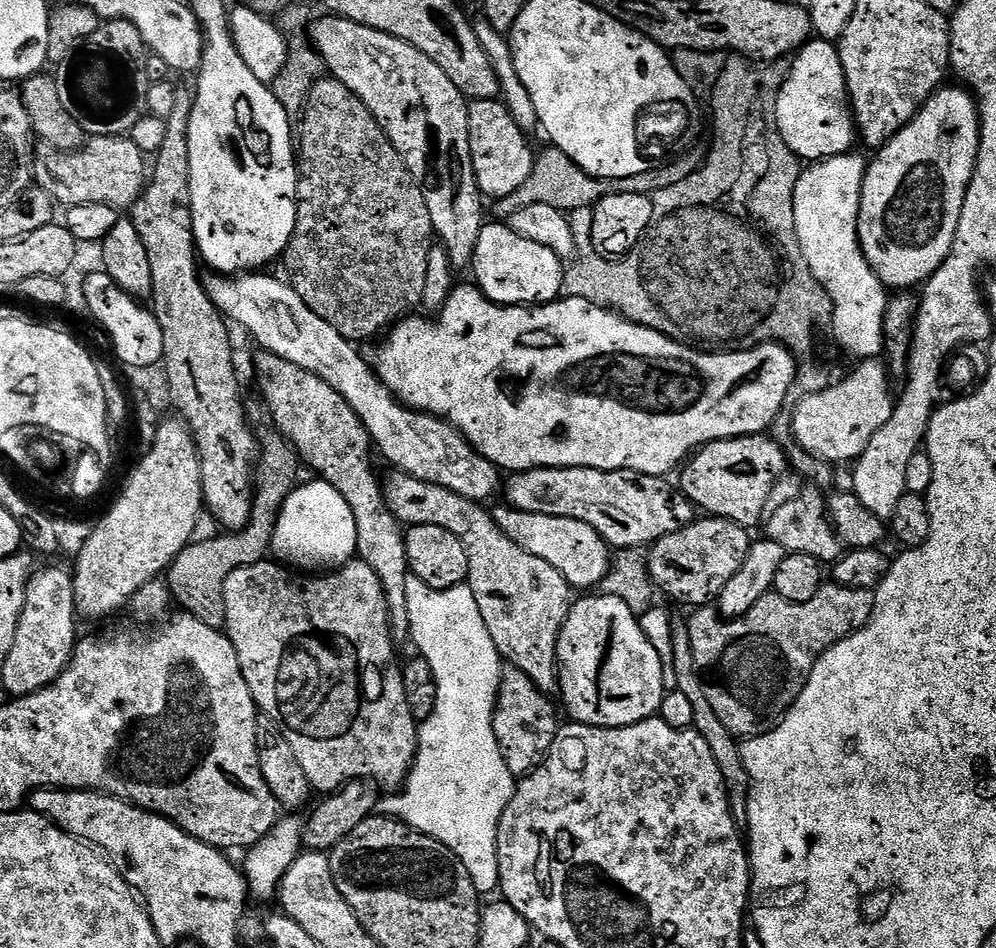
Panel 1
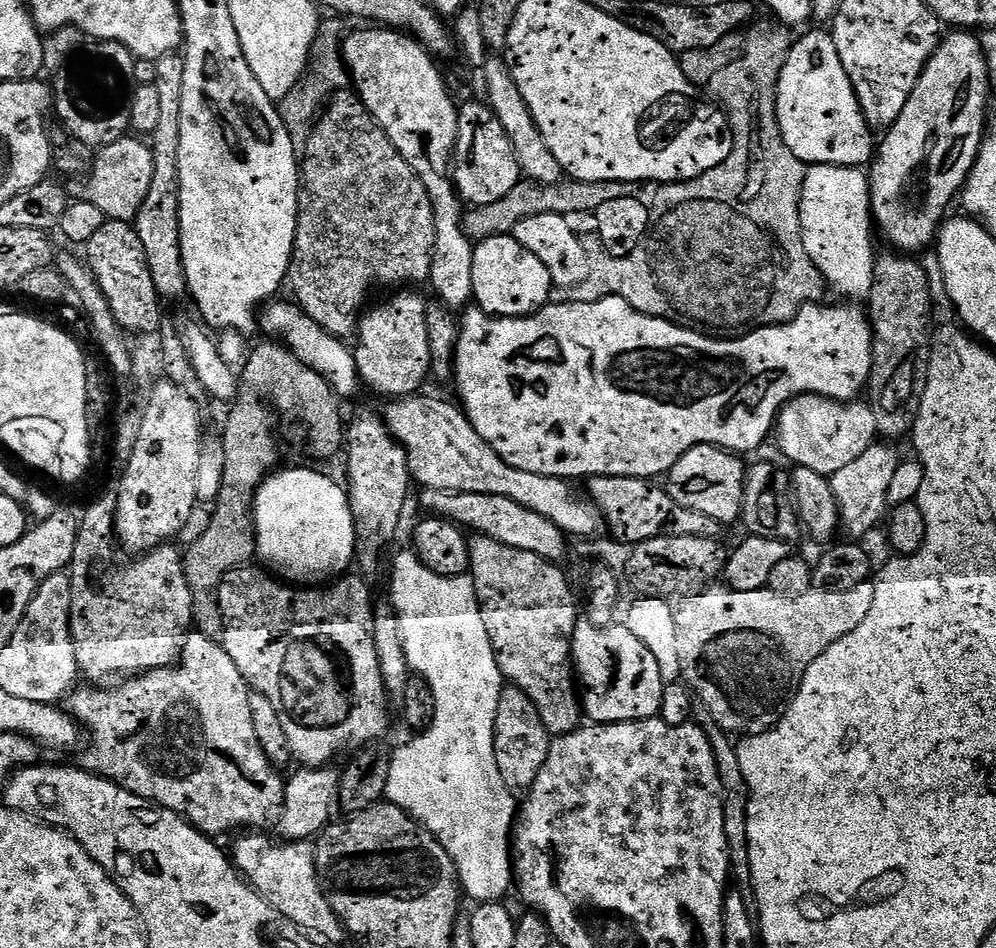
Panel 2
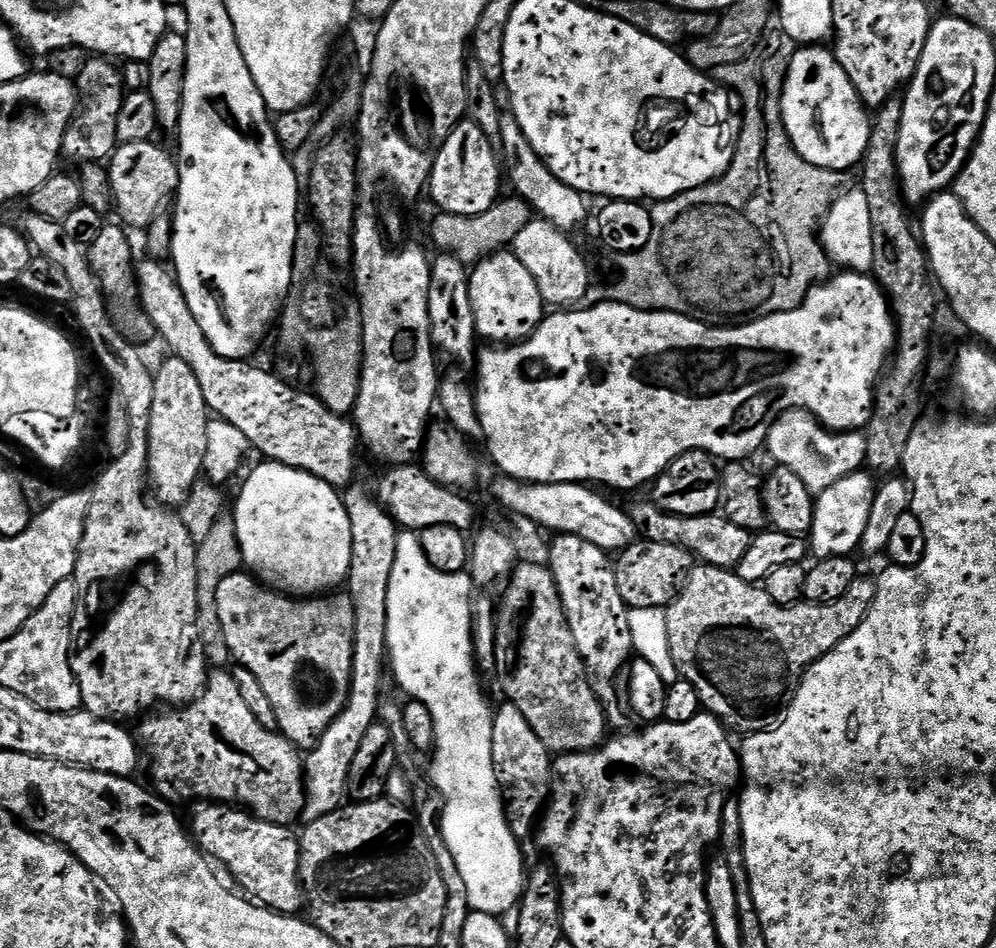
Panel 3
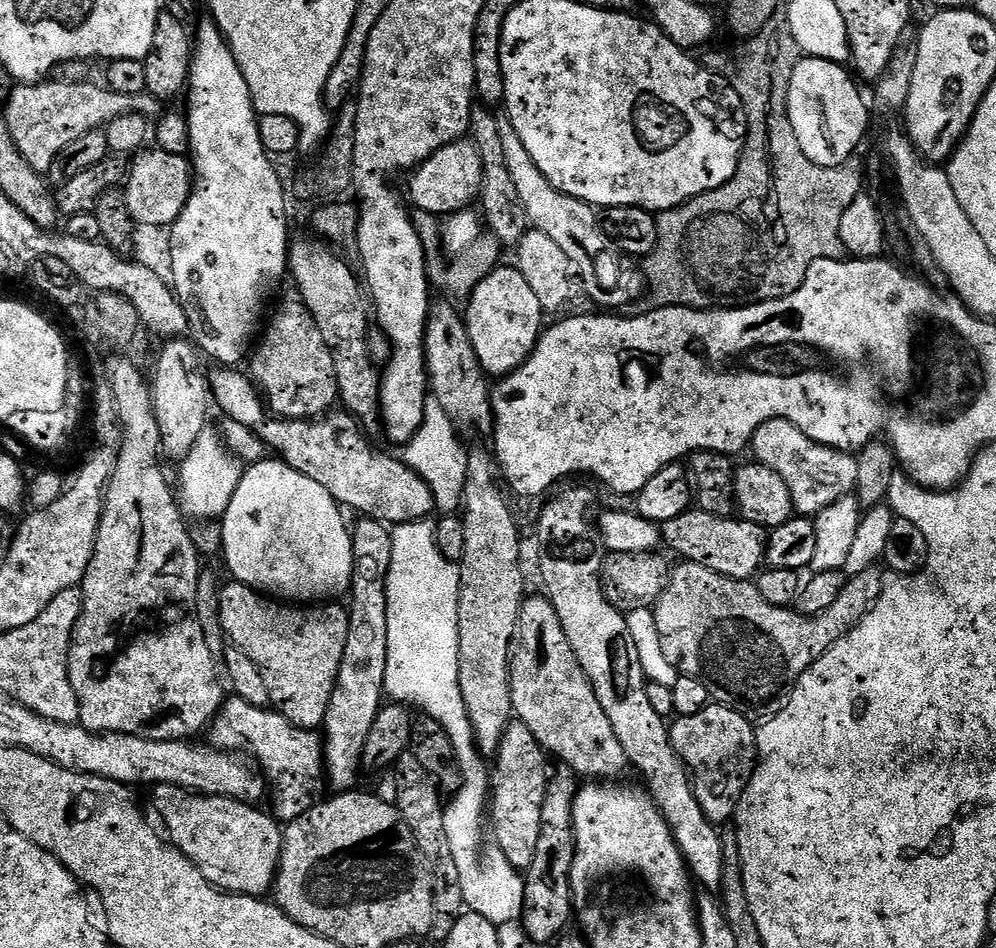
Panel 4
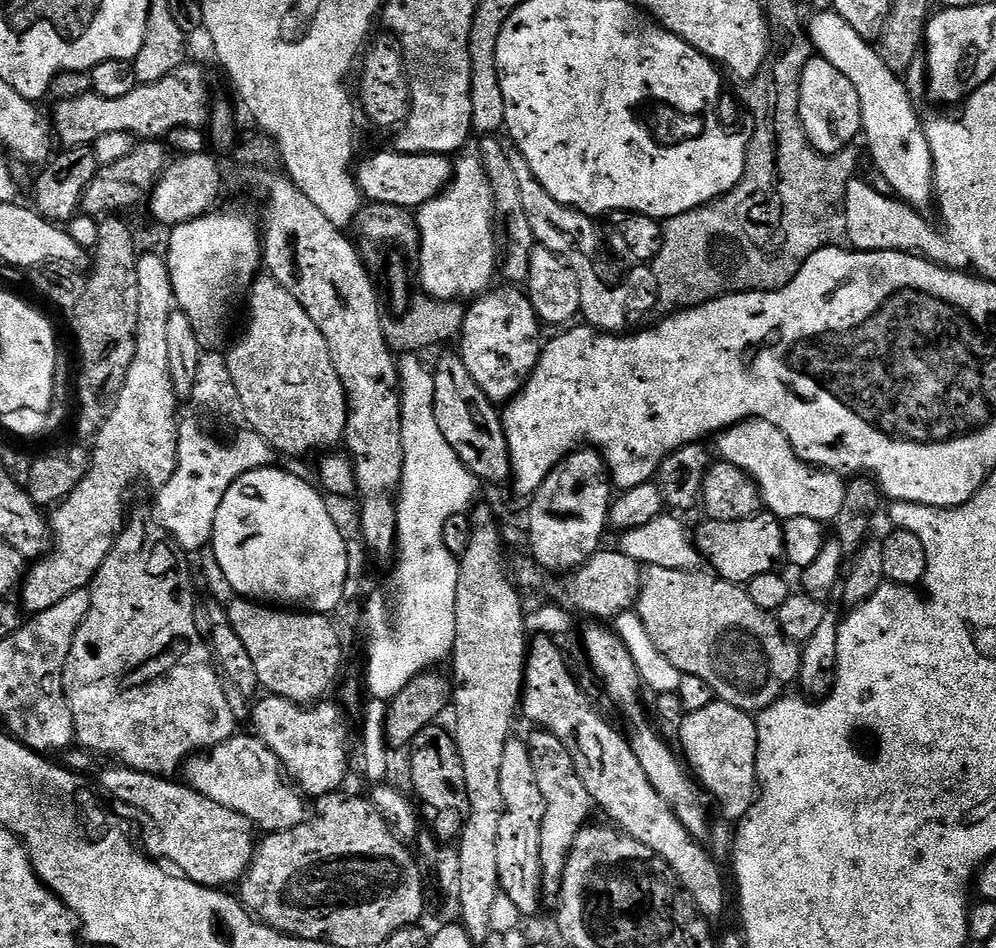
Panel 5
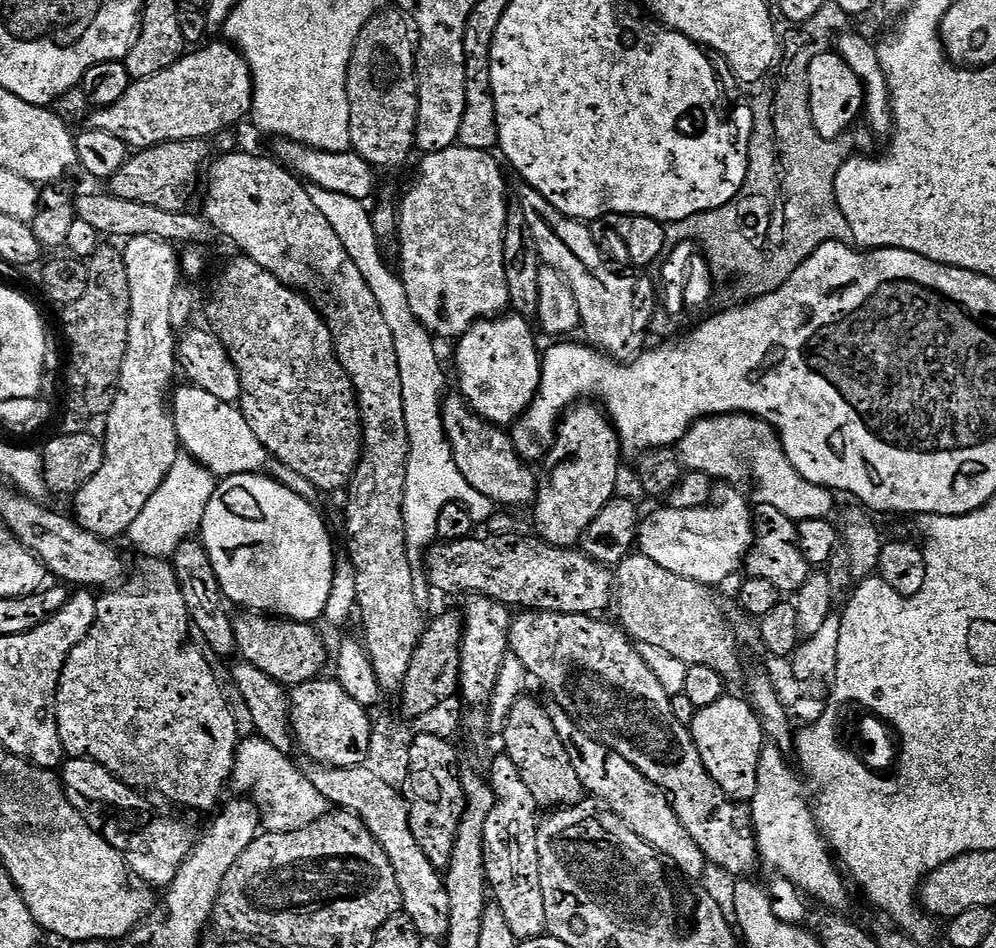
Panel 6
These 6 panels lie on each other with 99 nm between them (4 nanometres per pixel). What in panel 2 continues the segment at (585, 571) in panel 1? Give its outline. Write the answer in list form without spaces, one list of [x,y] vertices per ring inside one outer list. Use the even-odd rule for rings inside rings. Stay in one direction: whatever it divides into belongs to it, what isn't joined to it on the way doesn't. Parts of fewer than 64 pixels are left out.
[[[433,488],[423,489],[419,493],[420,504],[425,508],[425,513],[435,513],[437,517],[451,520],[473,533],[494,538],[506,546],[514,546],[514,550],[522,550],[530,554],[538,554],[542,558],[553,562],[560,559],[568,552],[569,541],[566,533],[554,522],[542,518],[540,514],[534,514],[526,510],[524,506],[518,506],[510,498],[502,498],[498,494],[466,494],[465,492],[435,492]],[[436,511],[436,512],[432,512]],[[565,540],[565,541],[564,541]]]

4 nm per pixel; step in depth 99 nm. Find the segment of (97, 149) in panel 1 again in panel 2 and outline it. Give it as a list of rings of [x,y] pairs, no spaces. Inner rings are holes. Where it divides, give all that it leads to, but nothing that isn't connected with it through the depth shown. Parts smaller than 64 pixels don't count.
[[[125,138],[114,142],[110,146],[99,149],[95,153],[92,170],[87,177],[81,179],[73,188],[70,188],[71,195],[76,200],[85,200],[94,206],[98,206],[98,210],[102,210],[102,214],[109,220],[125,220],[135,221],[138,210],[142,210],[142,202],[146,202],[146,194],[150,194],[150,184],[154,182],[154,158],[152,157],[151,147],[147,143],[144,144],[140,138]]]

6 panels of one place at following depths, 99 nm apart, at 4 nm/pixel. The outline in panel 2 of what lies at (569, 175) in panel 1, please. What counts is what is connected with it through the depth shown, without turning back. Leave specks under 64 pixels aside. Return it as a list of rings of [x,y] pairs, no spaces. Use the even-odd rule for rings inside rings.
[[[524,178],[514,186],[514,190],[510,190],[510,194],[498,198],[498,202],[469,207],[464,214],[464,232],[473,242],[495,236],[506,236],[514,230],[514,226],[518,226],[518,222],[523,222],[526,218],[534,218],[538,214],[558,214],[577,218],[576,216],[582,215],[583,212],[594,214],[598,206],[603,206],[606,202],[614,202],[614,198],[636,196],[637,192],[637,185],[623,184],[617,180],[586,182],[564,178],[558,184],[538,184],[535,180]]]

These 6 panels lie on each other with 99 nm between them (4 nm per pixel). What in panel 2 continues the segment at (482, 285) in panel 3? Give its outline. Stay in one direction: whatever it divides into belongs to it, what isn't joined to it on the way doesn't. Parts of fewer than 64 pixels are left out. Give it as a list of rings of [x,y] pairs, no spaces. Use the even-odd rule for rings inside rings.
[[[512,235],[486,238],[475,245],[472,298],[475,307],[481,308],[487,316],[533,316],[549,303],[553,287],[546,266]]]

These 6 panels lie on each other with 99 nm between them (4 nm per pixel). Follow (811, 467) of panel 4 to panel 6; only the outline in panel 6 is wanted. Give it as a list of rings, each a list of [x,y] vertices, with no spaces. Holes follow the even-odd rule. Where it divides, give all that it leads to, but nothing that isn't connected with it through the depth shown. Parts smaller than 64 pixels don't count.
[[[747,414],[731,416],[706,416],[696,421],[687,434],[680,439],[678,459],[689,472],[705,472],[717,481],[729,480],[736,486],[739,480],[752,480],[756,483],[756,500],[761,504],[782,510],[786,518],[802,521],[806,518],[829,519],[833,515],[833,493],[814,482],[806,482],[784,453],[784,447],[776,429],[765,420]]]

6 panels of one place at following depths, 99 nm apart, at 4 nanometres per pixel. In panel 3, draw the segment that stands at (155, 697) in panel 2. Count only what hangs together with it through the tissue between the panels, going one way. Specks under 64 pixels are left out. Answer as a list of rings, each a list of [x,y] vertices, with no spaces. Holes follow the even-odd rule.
[[[213,671],[198,699],[191,704],[145,715],[139,724],[138,743],[146,757],[146,768],[148,764],[148,772],[152,775],[151,787],[161,800],[196,800],[239,806],[258,820],[285,826],[295,825],[295,820],[301,819],[304,813],[304,762],[301,749],[281,736],[279,731],[262,726],[262,722],[254,718],[250,706],[246,706],[242,699],[238,682],[234,682],[231,671]]]

